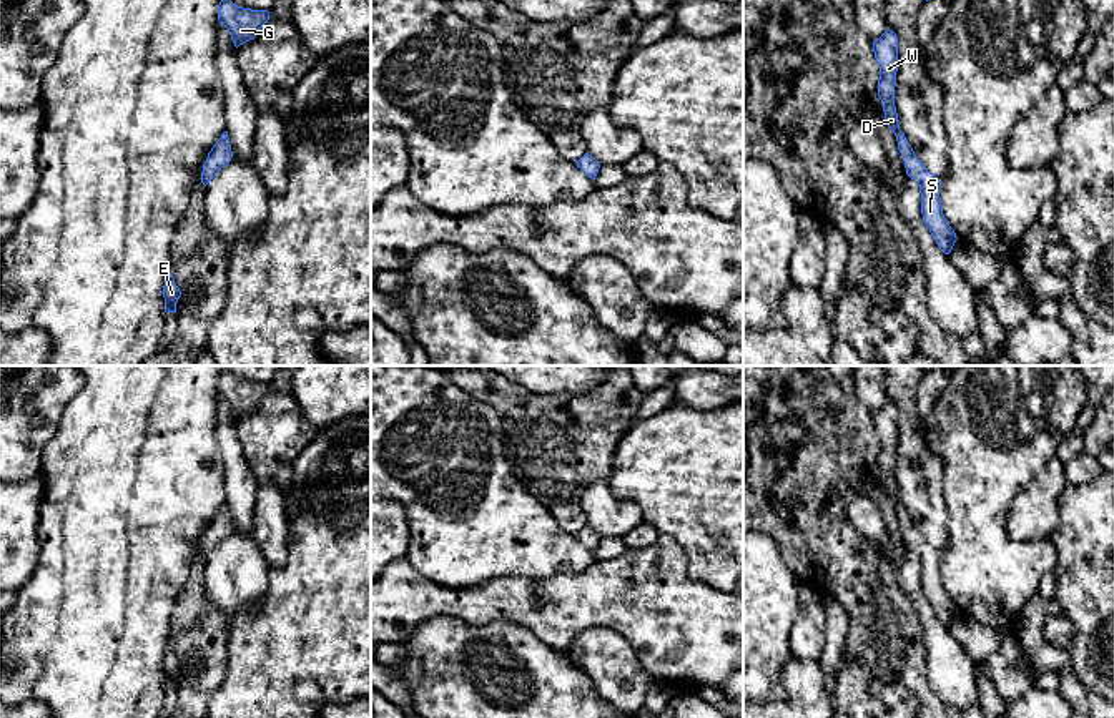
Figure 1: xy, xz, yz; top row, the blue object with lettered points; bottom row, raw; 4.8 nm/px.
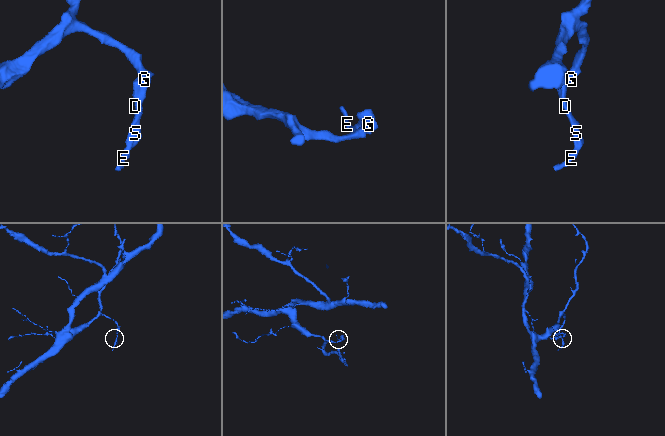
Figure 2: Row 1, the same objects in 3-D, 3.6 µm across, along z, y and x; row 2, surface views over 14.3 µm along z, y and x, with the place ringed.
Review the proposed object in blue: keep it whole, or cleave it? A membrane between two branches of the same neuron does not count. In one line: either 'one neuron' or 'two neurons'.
one neuron

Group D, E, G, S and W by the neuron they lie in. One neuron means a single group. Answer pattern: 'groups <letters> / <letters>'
groups D E G S W

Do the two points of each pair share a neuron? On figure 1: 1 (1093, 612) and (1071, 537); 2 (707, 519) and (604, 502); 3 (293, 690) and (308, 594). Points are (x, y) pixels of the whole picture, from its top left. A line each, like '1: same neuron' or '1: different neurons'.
1: same neuron
2: different neurons
3: same neuron

